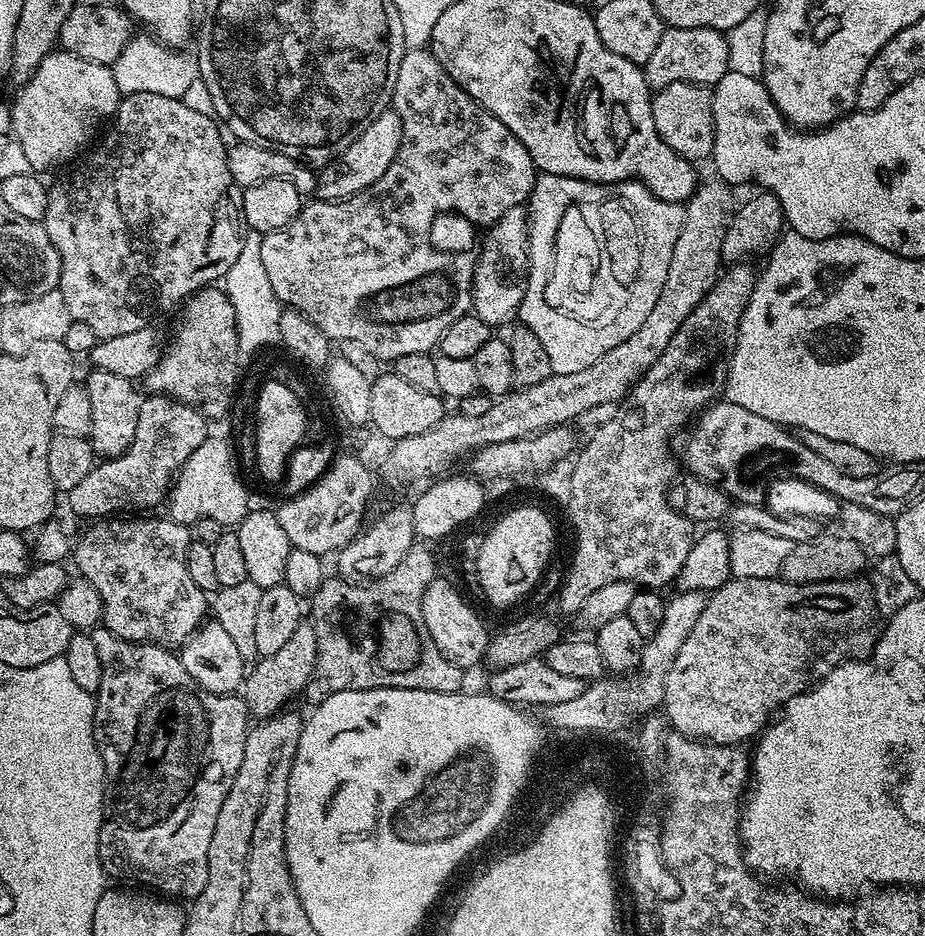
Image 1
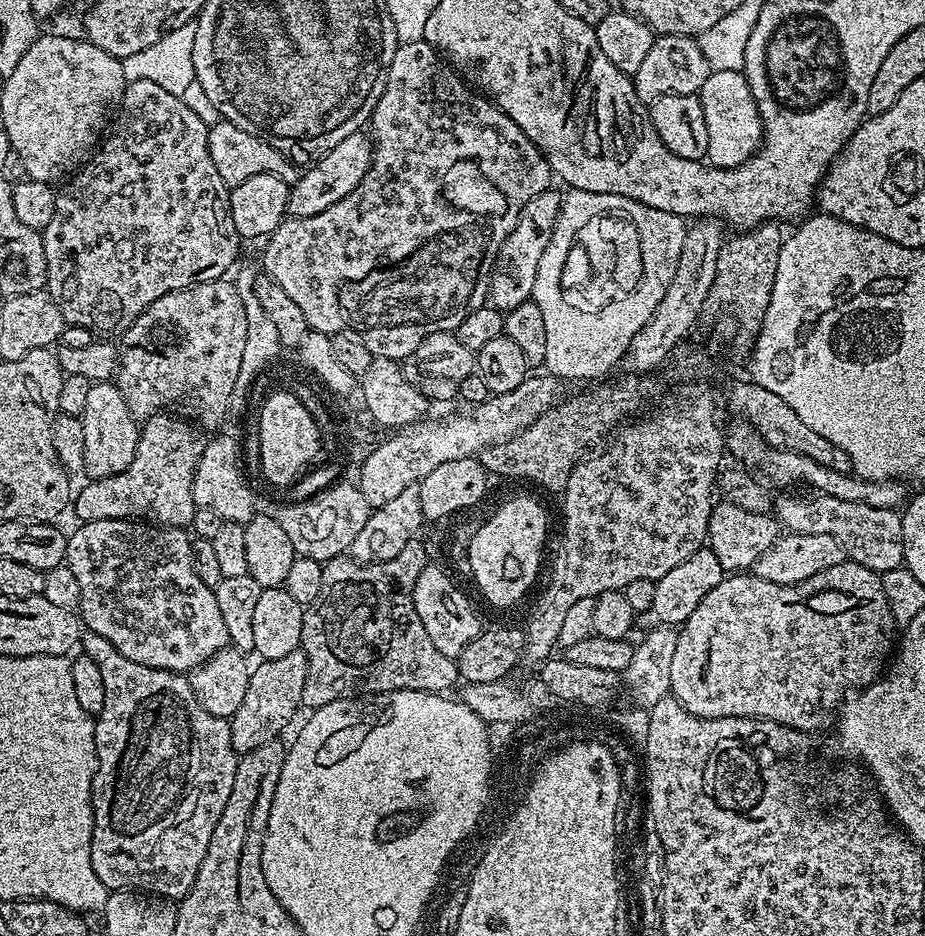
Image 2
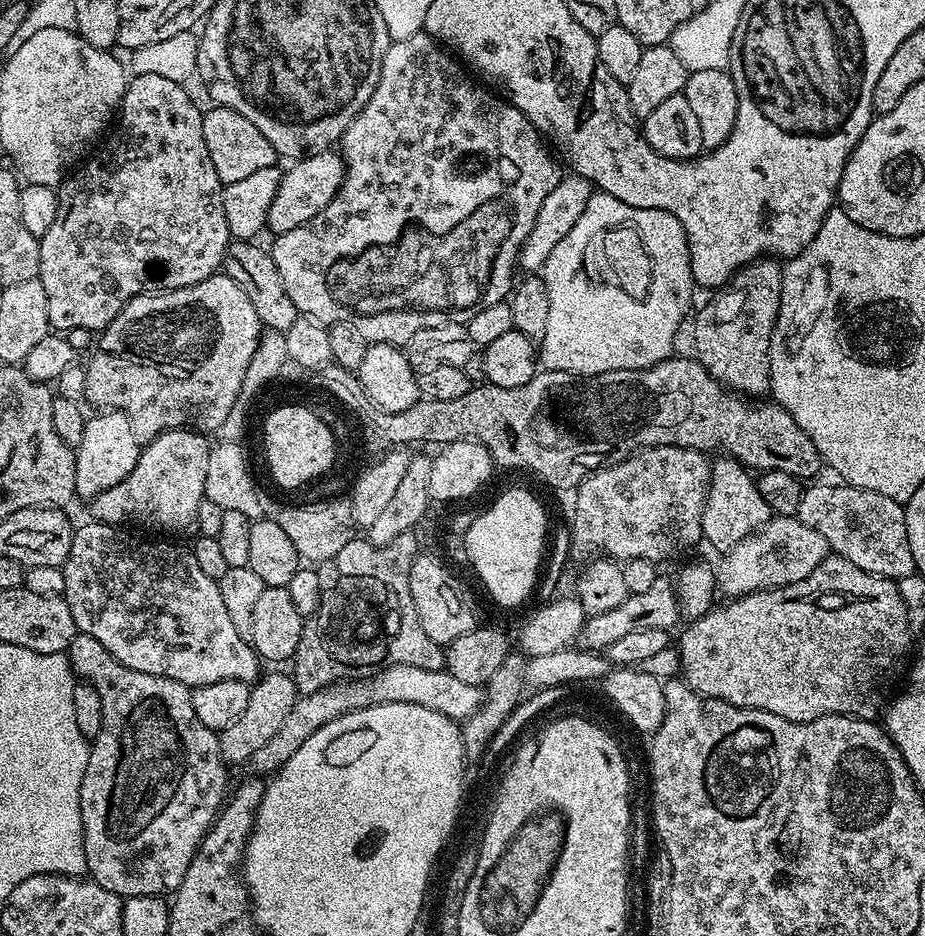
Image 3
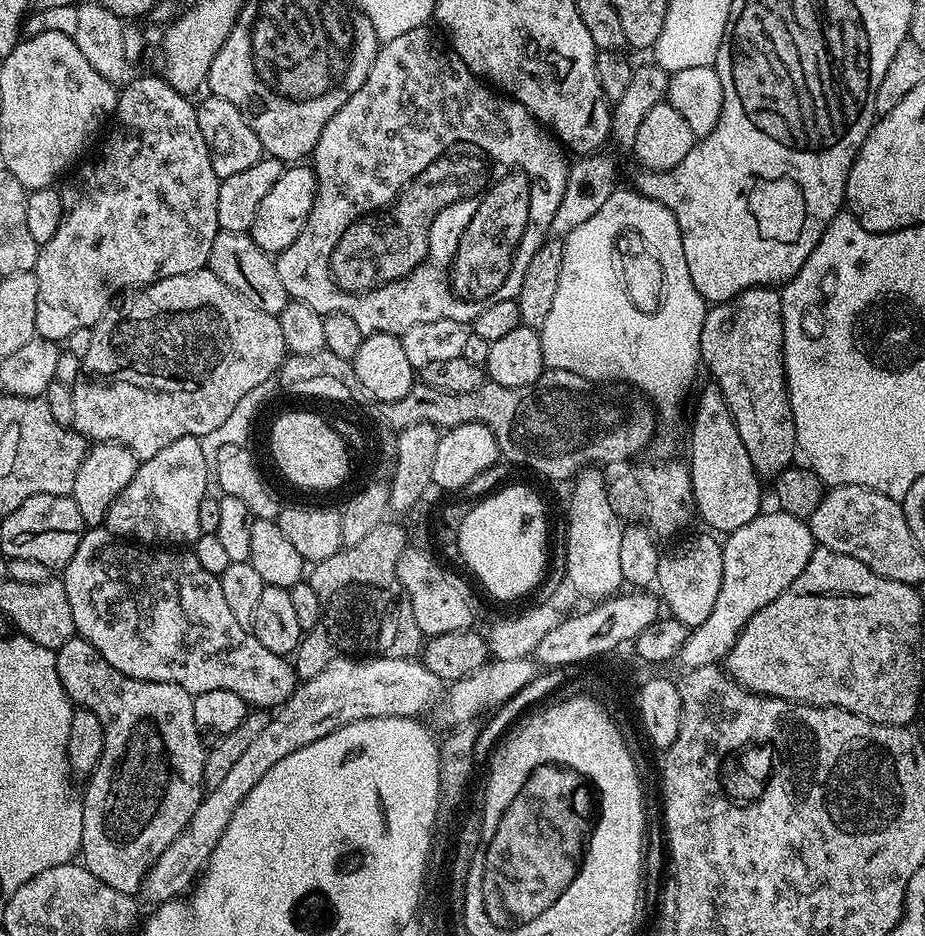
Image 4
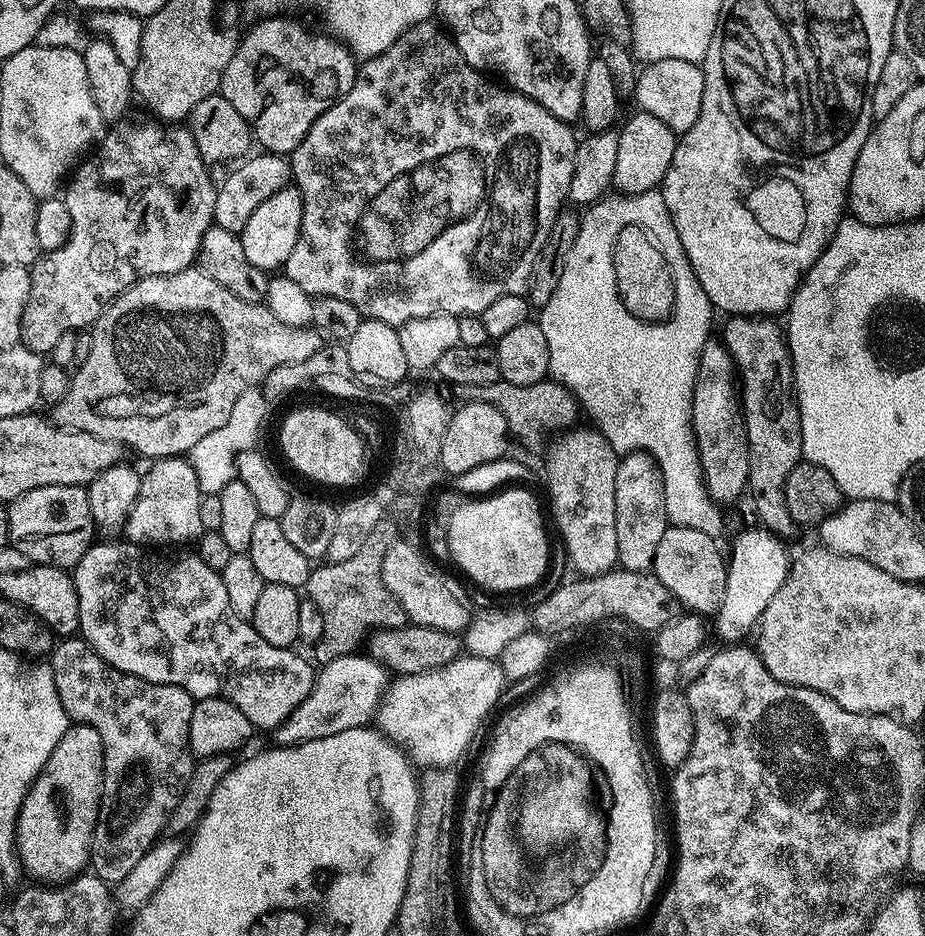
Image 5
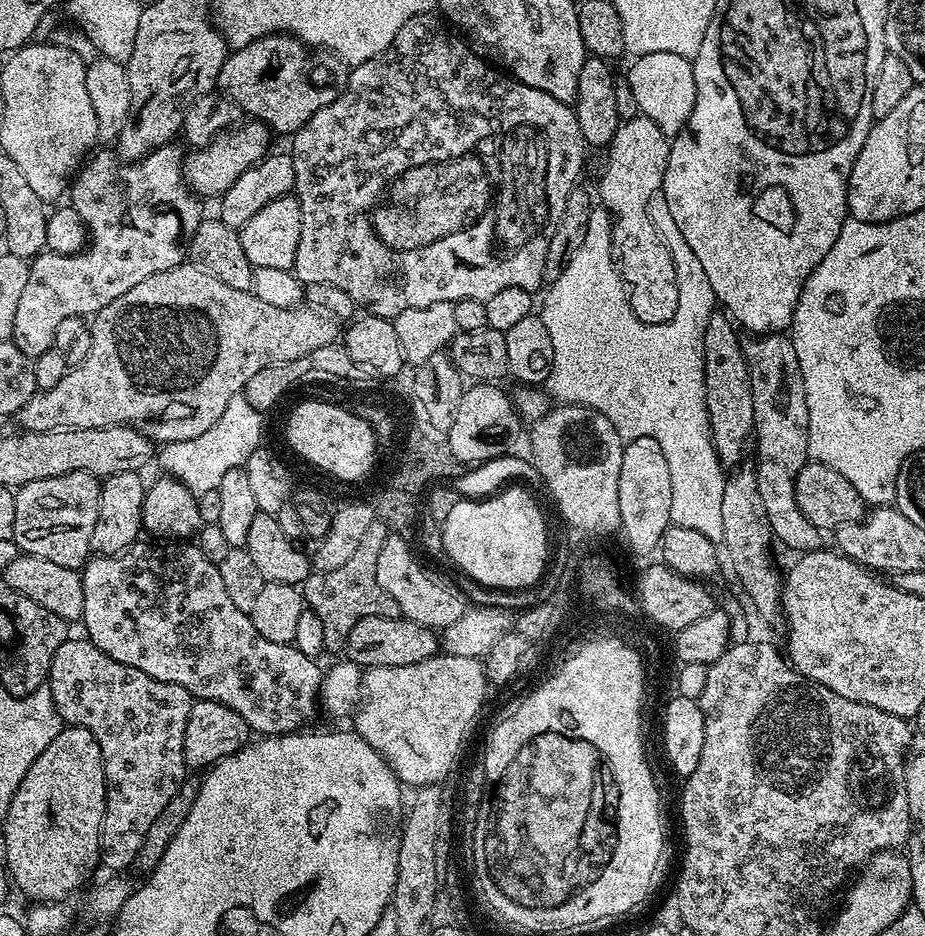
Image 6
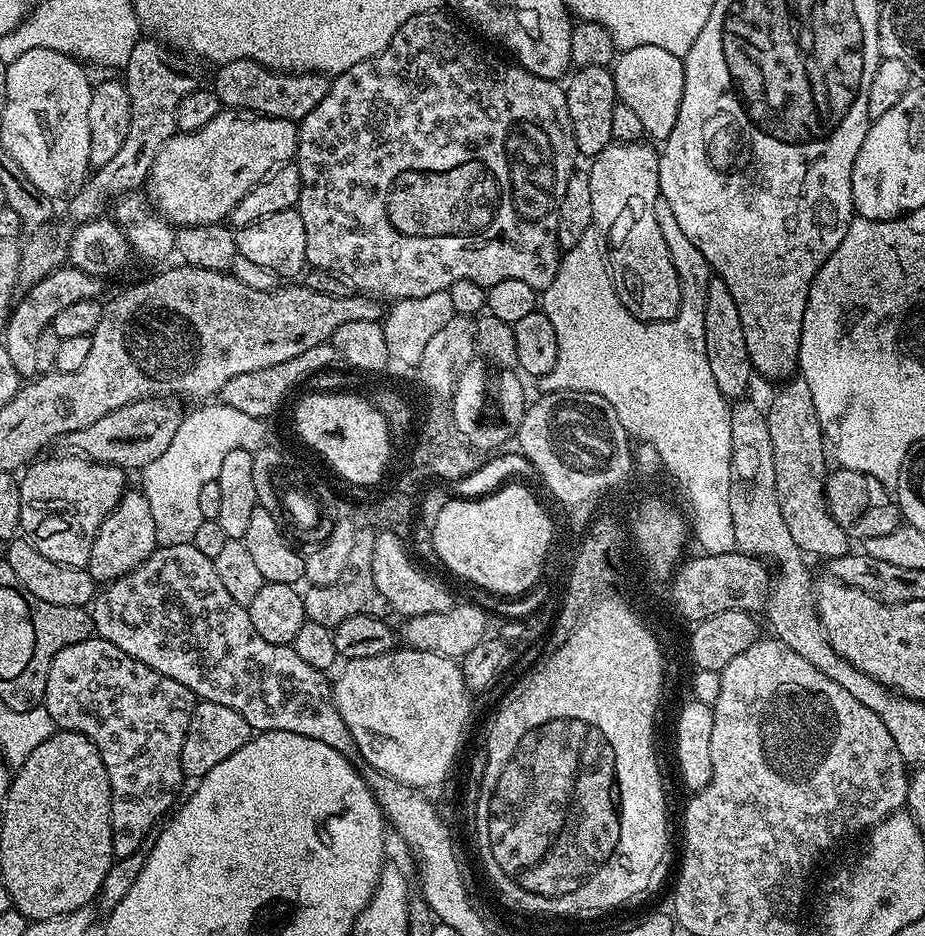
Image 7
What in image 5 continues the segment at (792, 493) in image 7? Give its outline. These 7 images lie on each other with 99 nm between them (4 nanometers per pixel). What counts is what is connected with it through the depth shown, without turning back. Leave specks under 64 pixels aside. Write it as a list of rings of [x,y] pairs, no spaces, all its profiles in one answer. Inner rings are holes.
[[[767,315],[753,316],[728,316],[724,324],[724,336],[722,335],[722,343],[732,355],[732,361],[738,369],[738,395],[742,405],[744,414],[744,425],[746,426],[746,434],[748,435],[748,486],[747,495],[752,495],[752,504],[756,507],[756,516],[761,525],[770,532],[775,532],[781,538],[788,538],[792,531],[797,531],[798,525],[790,518],[790,510],[786,510],[786,498],[784,497],[784,483],[790,474],[790,470],[794,470],[796,464],[801,463],[804,451],[802,450],[802,426],[800,425],[800,407],[796,405],[796,394],[794,391],[794,381],[792,378],[792,353],[788,351],[788,342],[786,332],[783,327],[780,328],[775,324],[775,319],[769,318]]]

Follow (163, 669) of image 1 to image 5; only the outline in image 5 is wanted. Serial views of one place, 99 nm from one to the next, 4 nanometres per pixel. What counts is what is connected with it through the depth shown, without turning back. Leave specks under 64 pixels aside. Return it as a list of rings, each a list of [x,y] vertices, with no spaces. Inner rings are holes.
[[[83,638],[61,639],[51,649],[50,663],[54,687],[58,689],[58,698],[62,698],[69,721],[89,724],[102,734],[104,785],[100,791],[100,813],[96,815],[92,831],[90,868],[109,886],[115,886],[130,874],[142,854],[149,852],[161,839],[169,816],[190,782],[194,757],[188,745],[188,731],[194,697],[176,684],[146,682],[110,666],[110,662],[103,660]]]

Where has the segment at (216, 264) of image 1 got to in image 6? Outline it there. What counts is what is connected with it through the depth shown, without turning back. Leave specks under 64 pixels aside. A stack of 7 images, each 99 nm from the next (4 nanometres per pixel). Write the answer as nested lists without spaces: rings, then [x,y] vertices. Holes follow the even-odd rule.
[[[175,143],[166,144],[131,162],[121,160],[119,155],[111,151],[97,151],[77,171],[70,184],[70,207],[80,215],[81,222],[88,229],[86,250],[69,256],[45,250],[29,263],[26,290],[22,290],[22,298],[14,314],[11,339],[18,350],[22,350],[22,354],[33,358],[46,354],[46,350],[54,347],[54,333],[65,318],[95,317],[96,313],[110,306],[114,298],[122,298],[126,290],[134,290],[138,282],[146,282],[150,274],[177,268],[185,263],[188,238],[194,234],[194,230],[198,230],[202,213],[201,201],[184,182],[182,152],[176,147]]]

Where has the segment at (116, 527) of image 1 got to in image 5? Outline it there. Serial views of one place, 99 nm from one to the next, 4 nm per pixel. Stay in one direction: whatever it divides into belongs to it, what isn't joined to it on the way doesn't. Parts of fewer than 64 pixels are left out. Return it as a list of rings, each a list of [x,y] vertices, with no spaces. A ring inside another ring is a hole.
[[[120,538],[108,540],[105,544],[94,542],[88,547],[86,554],[82,554],[82,558],[76,563],[76,567],[71,573],[74,586],[78,590],[79,635],[103,660],[110,662],[110,666],[114,666],[126,674],[137,676],[146,682],[154,682],[155,684],[176,684],[180,688],[185,688],[194,698],[222,696],[225,700],[234,702],[234,706],[238,706],[238,710],[242,710],[242,714],[246,714],[246,718],[250,718],[253,729],[268,728],[268,730],[275,730],[303,702],[306,694],[310,694],[314,679],[313,665],[311,663],[308,665],[292,648],[270,646],[270,642],[266,642],[266,638],[262,638],[254,631],[249,621],[238,618],[238,614],[234,614],[234,609],[230,607],[230,597],[226,594],[226,586],[222,582],[220,573],[210,570],[210,566],[206,566],[206,562],[202,562],[200,556],[195,554],[189,554],[189,556],[159,556],[156,552],[159,551],[149,550],[147,547],[138,544],[129,544]]]

